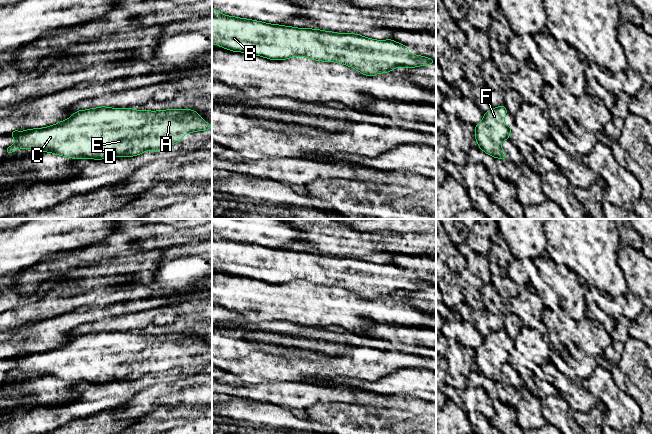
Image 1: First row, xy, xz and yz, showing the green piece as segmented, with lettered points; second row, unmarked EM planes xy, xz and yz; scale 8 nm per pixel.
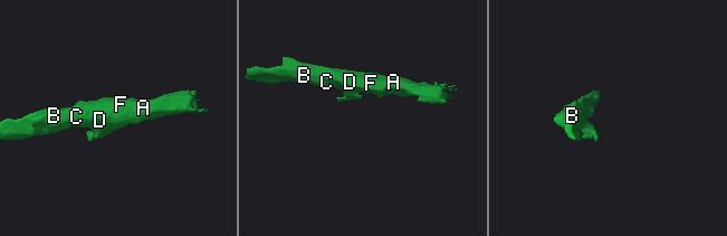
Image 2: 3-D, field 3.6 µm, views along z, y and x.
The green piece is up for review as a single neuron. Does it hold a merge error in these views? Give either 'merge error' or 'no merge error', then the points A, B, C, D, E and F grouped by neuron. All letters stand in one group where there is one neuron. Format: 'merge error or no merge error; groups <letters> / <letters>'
no merge error; groups A B C D E F

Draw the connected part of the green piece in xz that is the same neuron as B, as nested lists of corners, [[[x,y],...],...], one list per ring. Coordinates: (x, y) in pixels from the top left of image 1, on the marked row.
[[[212,8],[212,44],[234,52],[254,54],[271,60],[285,60],[293,57],[337,62],[356,69],[365,76],[389,73],[397,67],[414,68],[429,66],[435,60],[408,53],[406,45],[392,39],[374,40],[354,33],[335,33],[319,29],[295,28],[268,24],[257,20],[226,16]]]

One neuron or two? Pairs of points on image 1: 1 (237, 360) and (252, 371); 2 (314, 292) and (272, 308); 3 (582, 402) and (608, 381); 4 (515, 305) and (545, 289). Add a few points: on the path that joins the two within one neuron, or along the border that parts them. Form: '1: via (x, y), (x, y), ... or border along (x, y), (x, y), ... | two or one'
1: via (241, 362), (248, 367) | one
2: border along (259, 303), (278, 297), (285, 306), (305, 308) | two
3: border along (582, 385), (598, 400) | two
4: border along (518, 285), (539, 296), (542, 316) | two

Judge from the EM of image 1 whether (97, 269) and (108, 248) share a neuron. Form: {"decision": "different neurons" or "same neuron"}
{"decision": "same neuron"}

